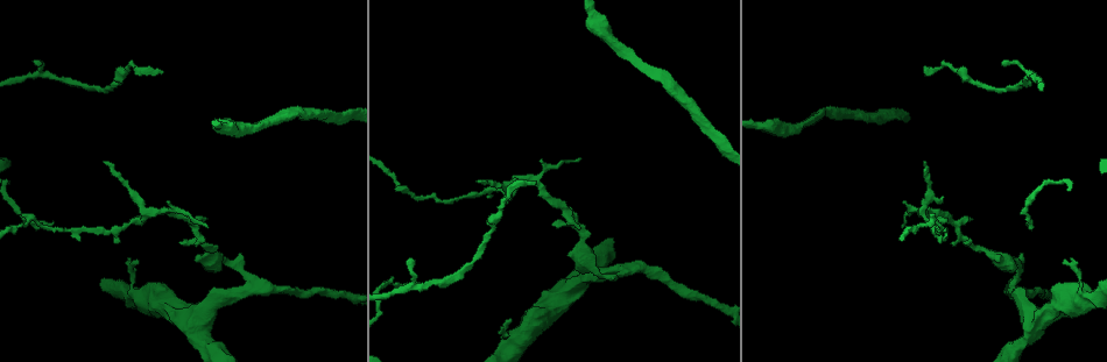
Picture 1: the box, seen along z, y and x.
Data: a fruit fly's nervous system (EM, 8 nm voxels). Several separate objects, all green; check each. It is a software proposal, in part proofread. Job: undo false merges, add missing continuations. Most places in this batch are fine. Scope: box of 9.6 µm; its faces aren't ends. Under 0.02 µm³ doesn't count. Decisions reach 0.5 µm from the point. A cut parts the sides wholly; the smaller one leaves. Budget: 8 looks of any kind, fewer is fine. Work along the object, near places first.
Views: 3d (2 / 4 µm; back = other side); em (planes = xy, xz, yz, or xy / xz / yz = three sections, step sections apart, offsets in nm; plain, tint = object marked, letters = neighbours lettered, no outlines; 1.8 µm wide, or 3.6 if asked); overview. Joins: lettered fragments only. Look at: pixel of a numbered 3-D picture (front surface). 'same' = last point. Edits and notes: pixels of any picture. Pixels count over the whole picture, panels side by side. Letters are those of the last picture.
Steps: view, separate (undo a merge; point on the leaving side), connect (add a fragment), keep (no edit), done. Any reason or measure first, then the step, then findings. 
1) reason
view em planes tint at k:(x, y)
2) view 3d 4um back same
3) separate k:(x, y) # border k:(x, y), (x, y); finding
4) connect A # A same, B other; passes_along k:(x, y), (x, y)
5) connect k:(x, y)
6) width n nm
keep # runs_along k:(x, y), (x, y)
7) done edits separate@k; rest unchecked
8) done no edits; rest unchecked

branch stops here
view em xz step 16 letters at 1:(1001, 62)

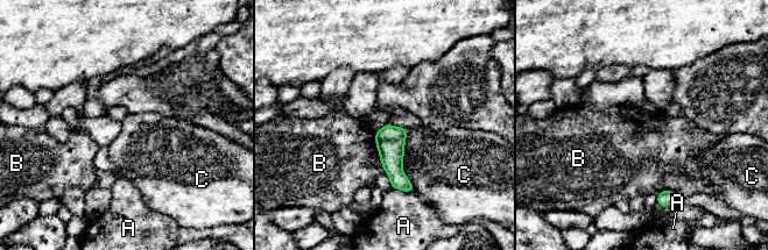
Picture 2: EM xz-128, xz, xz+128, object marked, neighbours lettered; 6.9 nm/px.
keep # A other, B other, C other; border 2:(374, 133), (374, 142), (379, 154); none of them fits

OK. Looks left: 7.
thin end
view em planes letters at 1:(205, 217)

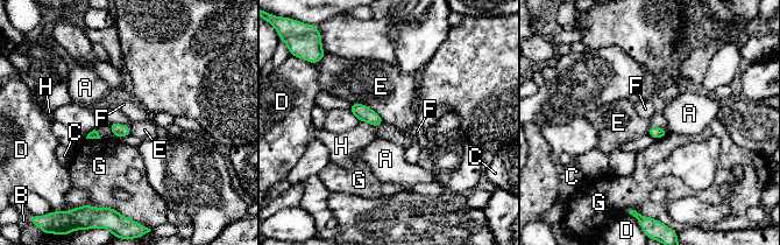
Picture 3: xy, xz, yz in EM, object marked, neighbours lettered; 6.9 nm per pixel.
keep # A other, B other, C other, D other, E other, F other, G other, H other; border 3:(350, 102), (369, 106), (384, 121); none of them fits

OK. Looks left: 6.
three-way junction
view em yz step 16 letters at 1:(149, 212)

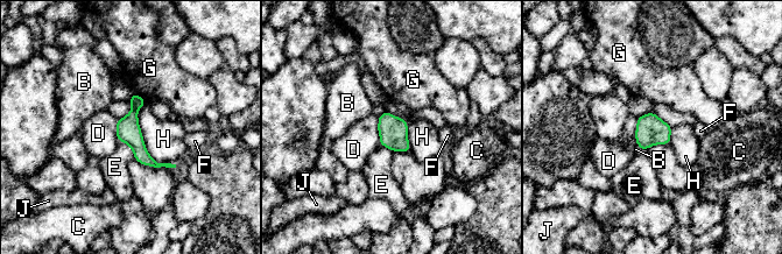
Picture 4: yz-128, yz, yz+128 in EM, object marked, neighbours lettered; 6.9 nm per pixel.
width 160 nm
keep # B other, C other, D other, E other, F other, G other, H other, J other; border 4:(146, 101), (146, 150), (175, 164); all the same neuron

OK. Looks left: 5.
done no edits; rest unchecked

